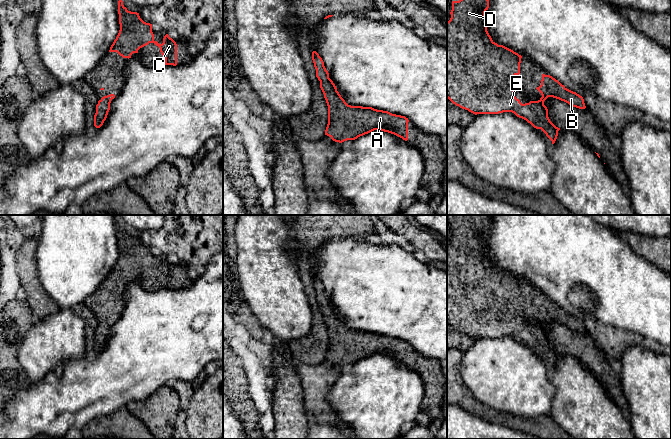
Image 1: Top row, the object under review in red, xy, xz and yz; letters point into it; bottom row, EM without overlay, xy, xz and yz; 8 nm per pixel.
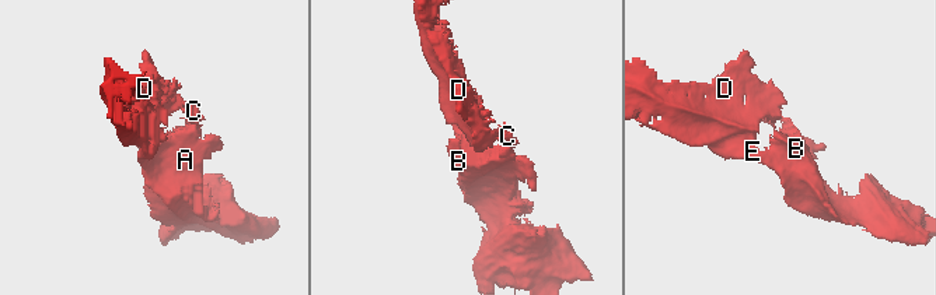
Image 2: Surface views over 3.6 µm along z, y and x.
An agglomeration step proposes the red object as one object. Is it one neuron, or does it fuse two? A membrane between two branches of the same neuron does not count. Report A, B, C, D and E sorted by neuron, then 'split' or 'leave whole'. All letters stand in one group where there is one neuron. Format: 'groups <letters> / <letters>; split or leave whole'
groups A B C D E; leave whole

